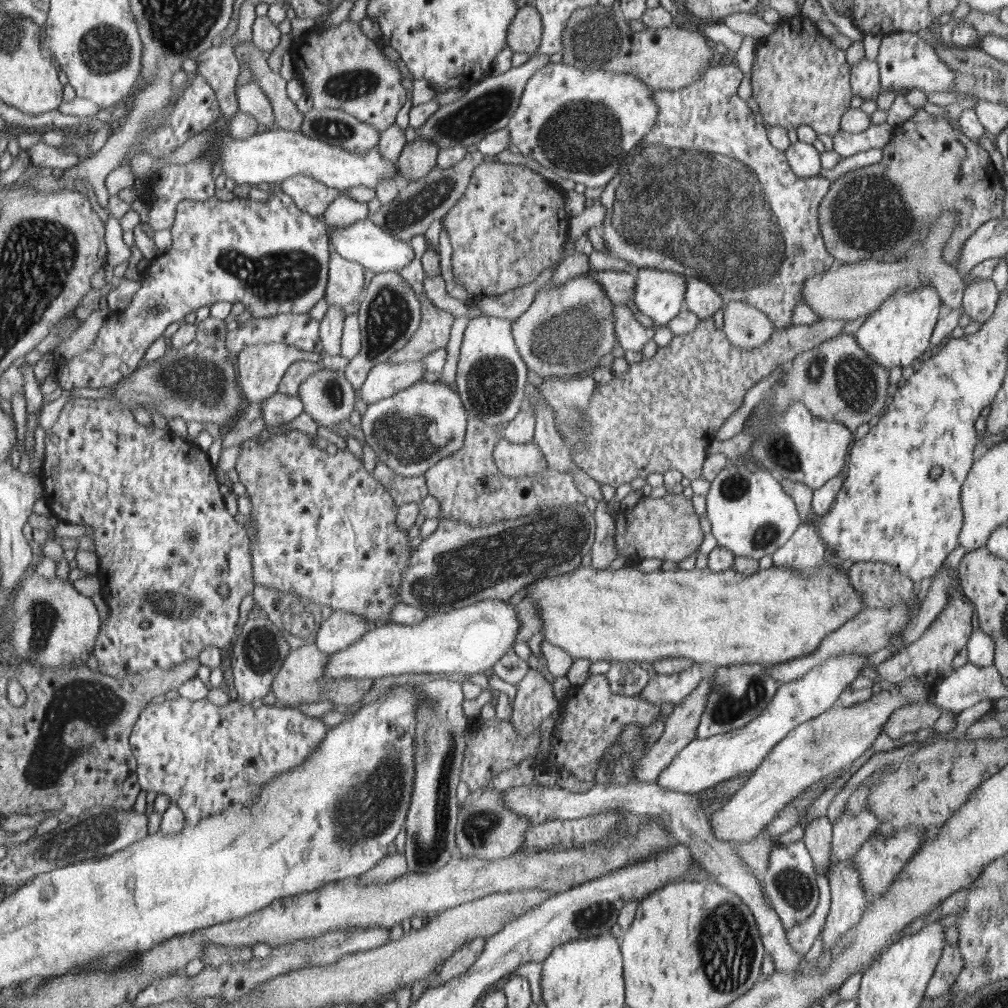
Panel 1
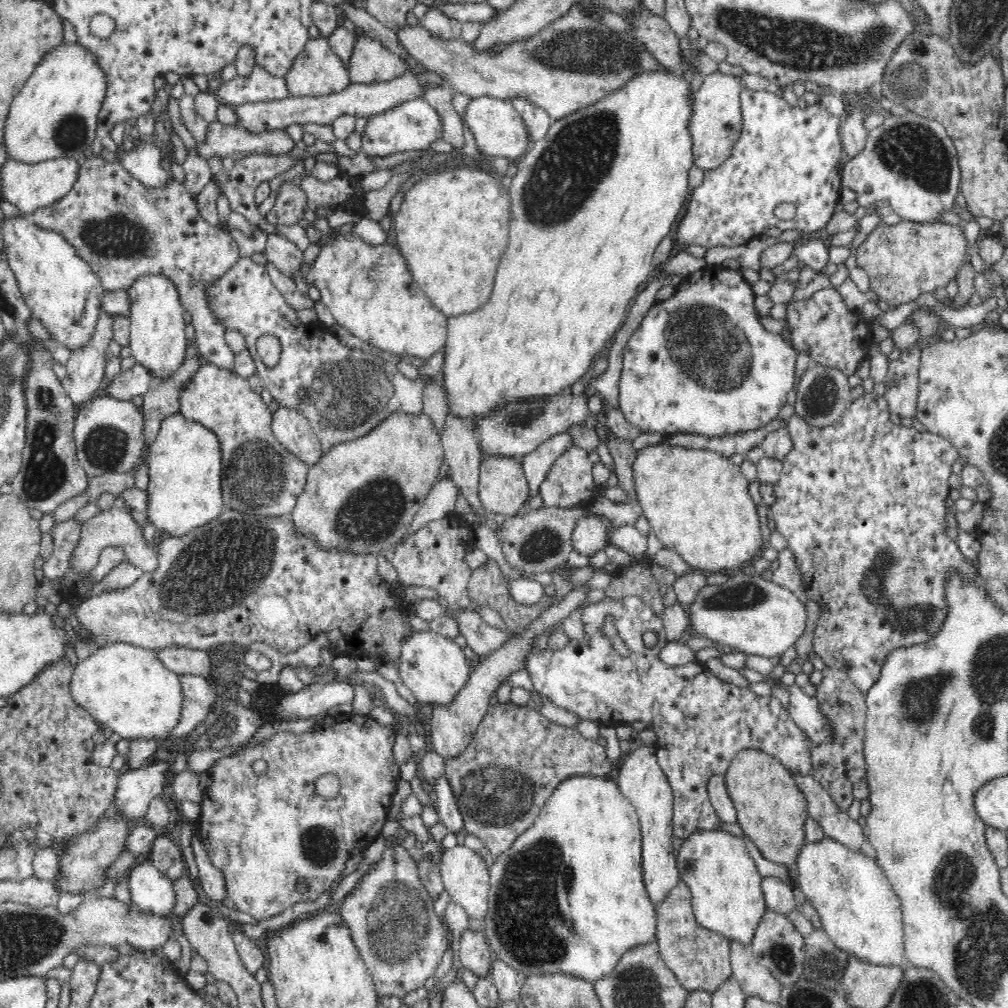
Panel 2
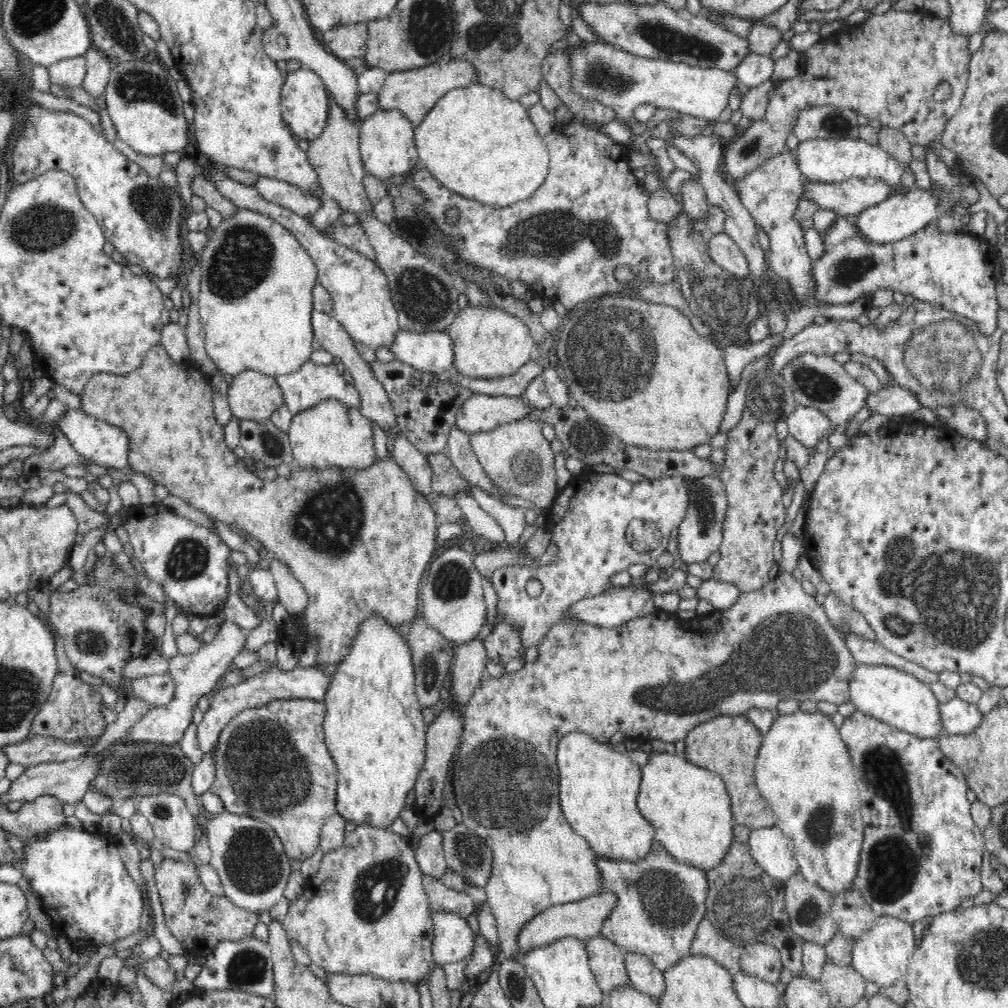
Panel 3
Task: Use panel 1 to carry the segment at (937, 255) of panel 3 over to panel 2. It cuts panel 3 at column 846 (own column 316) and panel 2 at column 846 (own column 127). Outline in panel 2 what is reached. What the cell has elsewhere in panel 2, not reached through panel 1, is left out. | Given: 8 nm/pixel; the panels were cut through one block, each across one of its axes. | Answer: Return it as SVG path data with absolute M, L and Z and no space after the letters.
M826 288L816 292L808 300L786 304L786 324L794 350L806 350L816 365L842 372L846 378L856 372L858 363L872 352L873 334L862 316L848 310L836 289Z

